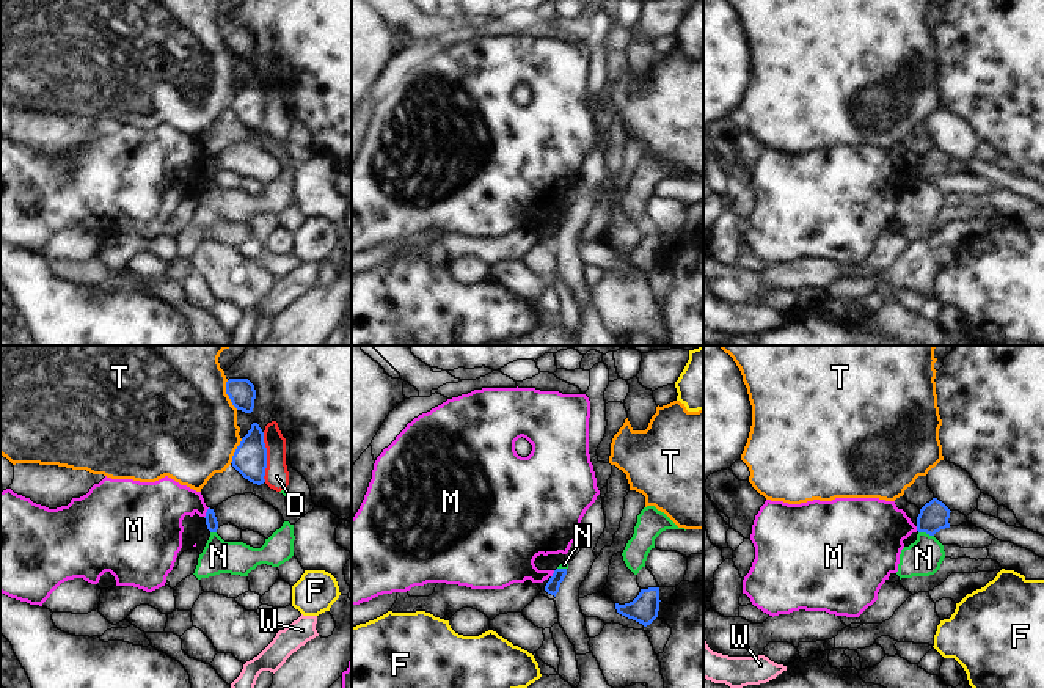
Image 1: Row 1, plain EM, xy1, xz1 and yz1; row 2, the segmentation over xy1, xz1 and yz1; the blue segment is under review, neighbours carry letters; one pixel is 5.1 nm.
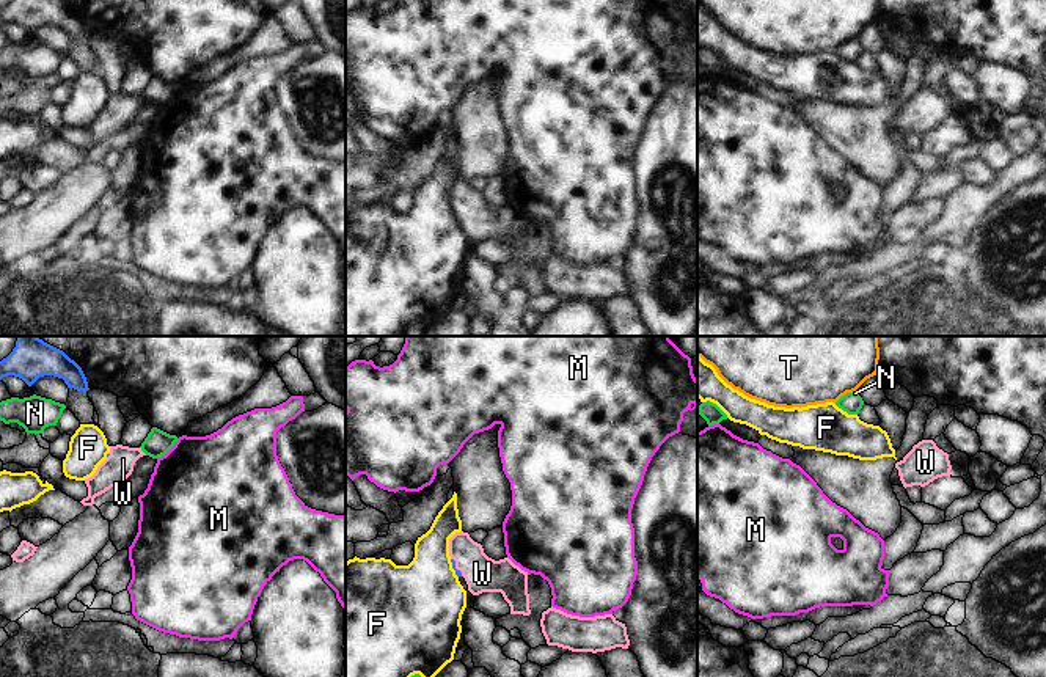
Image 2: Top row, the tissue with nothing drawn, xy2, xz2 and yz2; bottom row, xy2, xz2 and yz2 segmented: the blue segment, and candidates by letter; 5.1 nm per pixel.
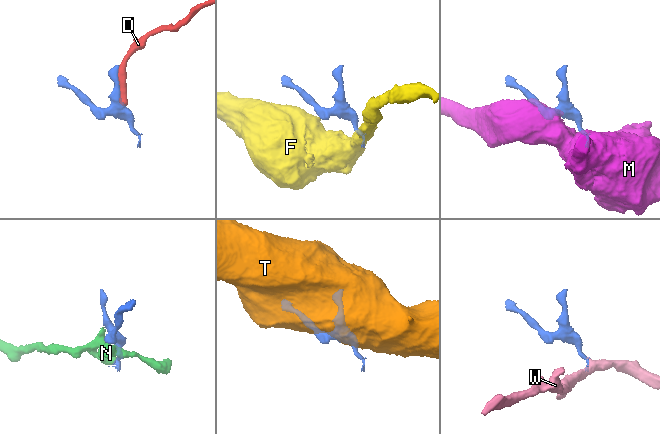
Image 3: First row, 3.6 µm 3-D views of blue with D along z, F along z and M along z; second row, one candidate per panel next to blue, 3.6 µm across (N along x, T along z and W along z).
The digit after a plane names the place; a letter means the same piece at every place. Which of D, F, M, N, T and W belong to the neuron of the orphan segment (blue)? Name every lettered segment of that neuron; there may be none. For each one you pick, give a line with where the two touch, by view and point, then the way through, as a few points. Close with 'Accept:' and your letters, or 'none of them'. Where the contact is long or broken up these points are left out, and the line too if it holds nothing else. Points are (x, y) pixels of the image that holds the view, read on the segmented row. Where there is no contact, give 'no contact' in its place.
W: contact xz2 (454, 567); way xz2 (457, 572), (454, 567), (476, 567), (482, 574)
Accept: W

